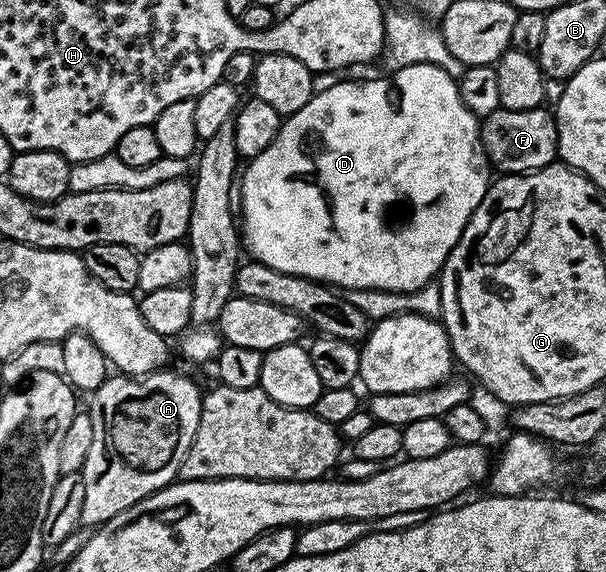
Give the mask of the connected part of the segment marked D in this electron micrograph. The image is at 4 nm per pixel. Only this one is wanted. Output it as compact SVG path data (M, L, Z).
M413 64L399 70L392 70L388 75L388 79L367 79L364 83L343 83L343 81L336 81L331 88L325 89L324 91L316 91L313 98L309 101L309 105L304 105L303 108L297 109L297 113L293 113L284 118L281 129L273 141L273 145L269 145L269 149L265 149L265 153L261 153L256 159L250 160L250 162L246 164L245 170L241 175L241 187L243 183L241 243L245 248L246 254L248 251L248 253L251 254L248 256L250 256L254 262L269 265L269 269L277 269L281 273L289 273L290 275L300 275L306 279L314 279L316 283L330 285L332 288L342 289L344 292L360 291L361 289L412 291L413 289L421 289L421 285L432 282L432 280L442 272L445 261L449 257L449 253L457 245L457 241L461 237L465 225L473 217L477 205L481 205L481 201L485 197L485 193L489 186L489 178L487 179L489 164L487 162L487 155L483 152L481 123L477 116L465 105L465 101L461 101L461 93L459 92L457 79L450 76L446 69L438 67L435 64Z

